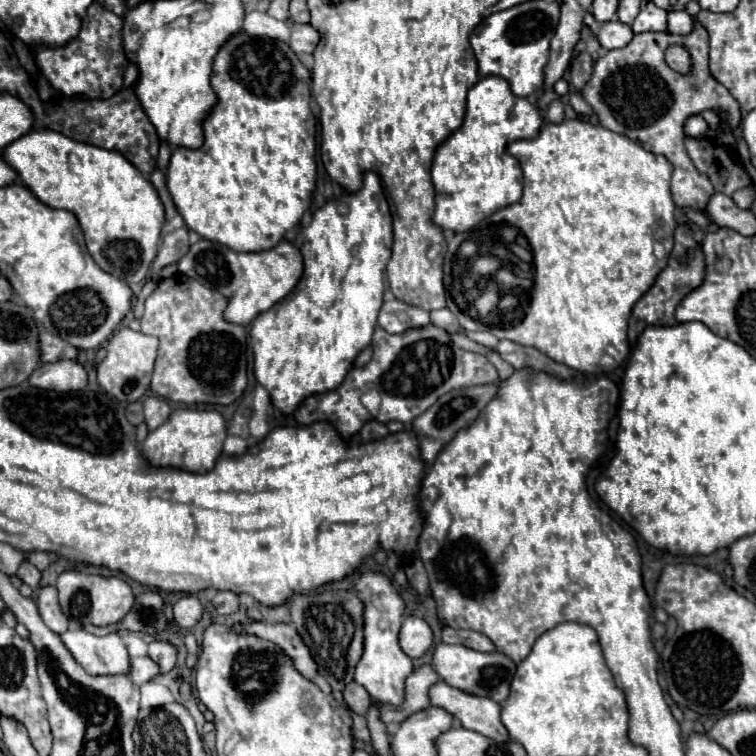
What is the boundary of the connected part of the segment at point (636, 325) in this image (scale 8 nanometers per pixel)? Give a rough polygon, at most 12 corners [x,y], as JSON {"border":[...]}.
{"border":[[679,224],[667,266],[635,304],[629,342],[675,326],[677,304],[707,274],[691,228]]}

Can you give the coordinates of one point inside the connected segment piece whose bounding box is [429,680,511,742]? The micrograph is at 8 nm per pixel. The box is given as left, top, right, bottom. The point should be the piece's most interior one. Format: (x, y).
(483, 715)

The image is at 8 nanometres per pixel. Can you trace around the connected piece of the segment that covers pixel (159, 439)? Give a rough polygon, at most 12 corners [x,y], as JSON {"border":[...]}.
{"border":[[177,408],[147,434],[153,466],[207,472],[223,450],[217,410]]}

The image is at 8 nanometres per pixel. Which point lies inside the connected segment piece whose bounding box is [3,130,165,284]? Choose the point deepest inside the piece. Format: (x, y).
(121, 214)

